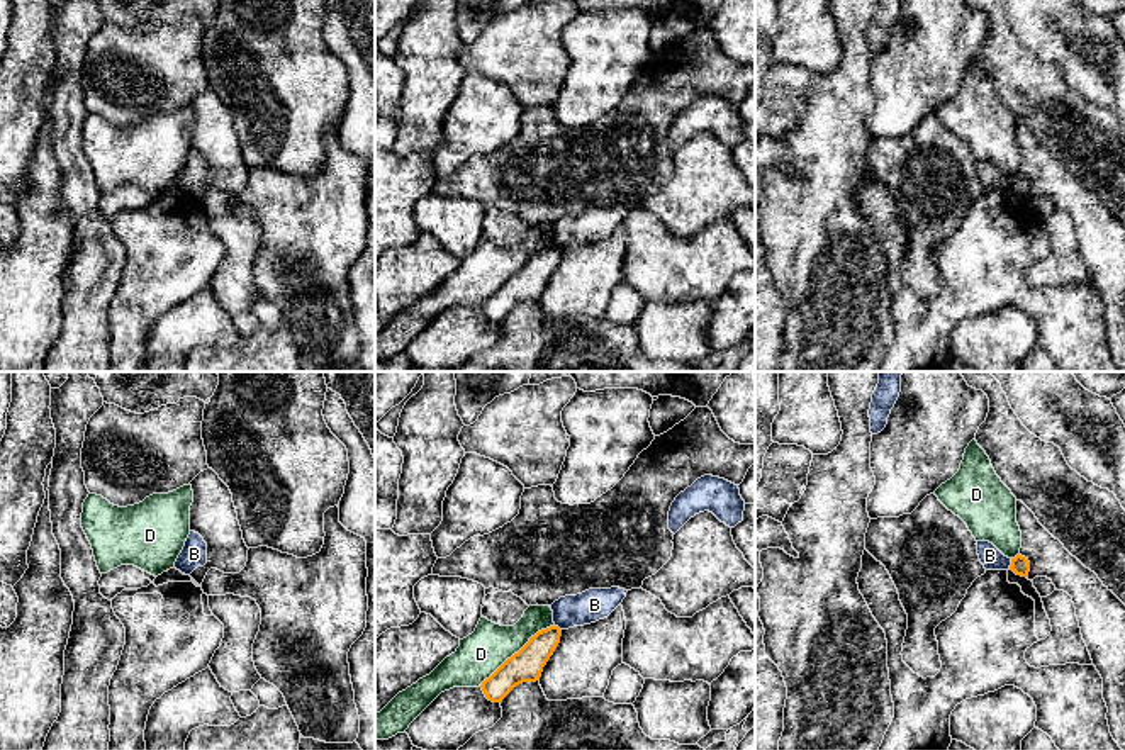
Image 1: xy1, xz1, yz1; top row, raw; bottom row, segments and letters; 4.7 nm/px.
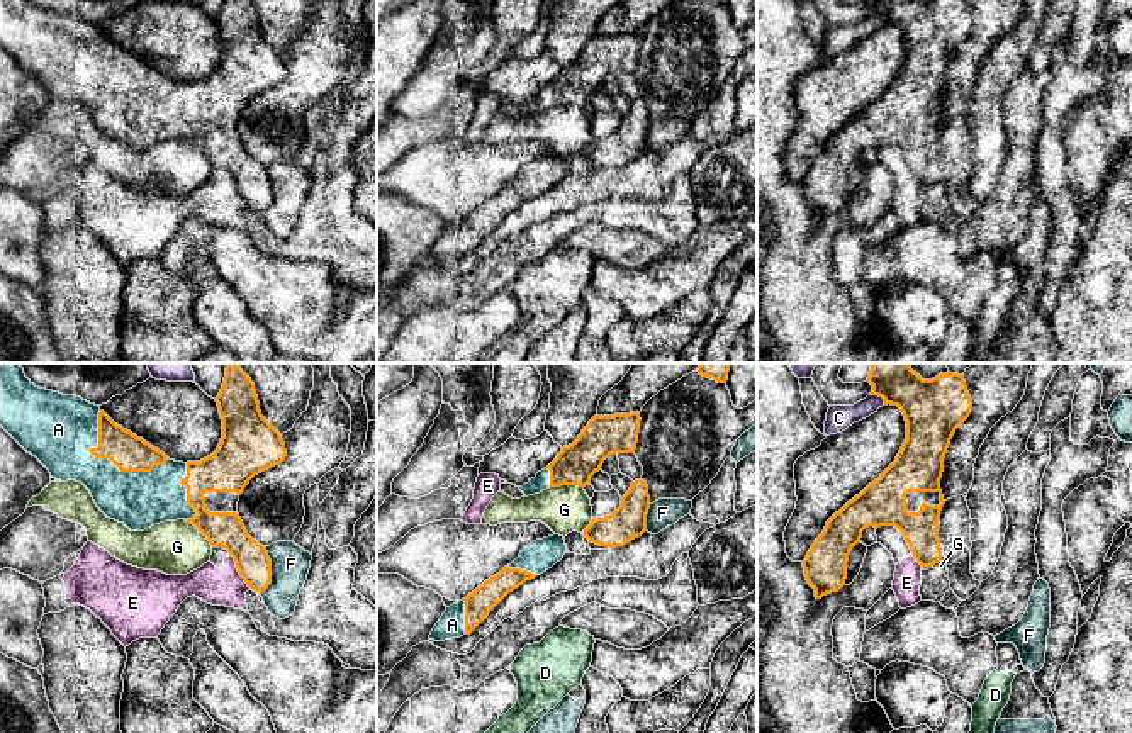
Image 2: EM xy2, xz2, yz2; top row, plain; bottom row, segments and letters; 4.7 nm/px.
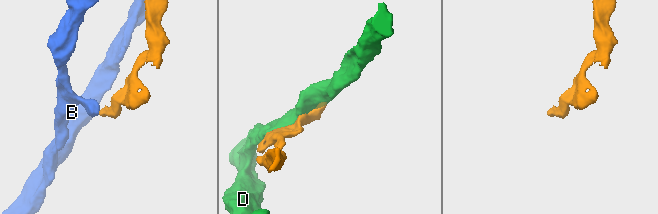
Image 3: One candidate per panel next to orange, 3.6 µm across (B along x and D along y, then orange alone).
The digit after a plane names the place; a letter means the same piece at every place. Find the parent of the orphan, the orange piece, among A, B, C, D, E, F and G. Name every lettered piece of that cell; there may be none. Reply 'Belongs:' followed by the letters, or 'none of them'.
Belongs: A

